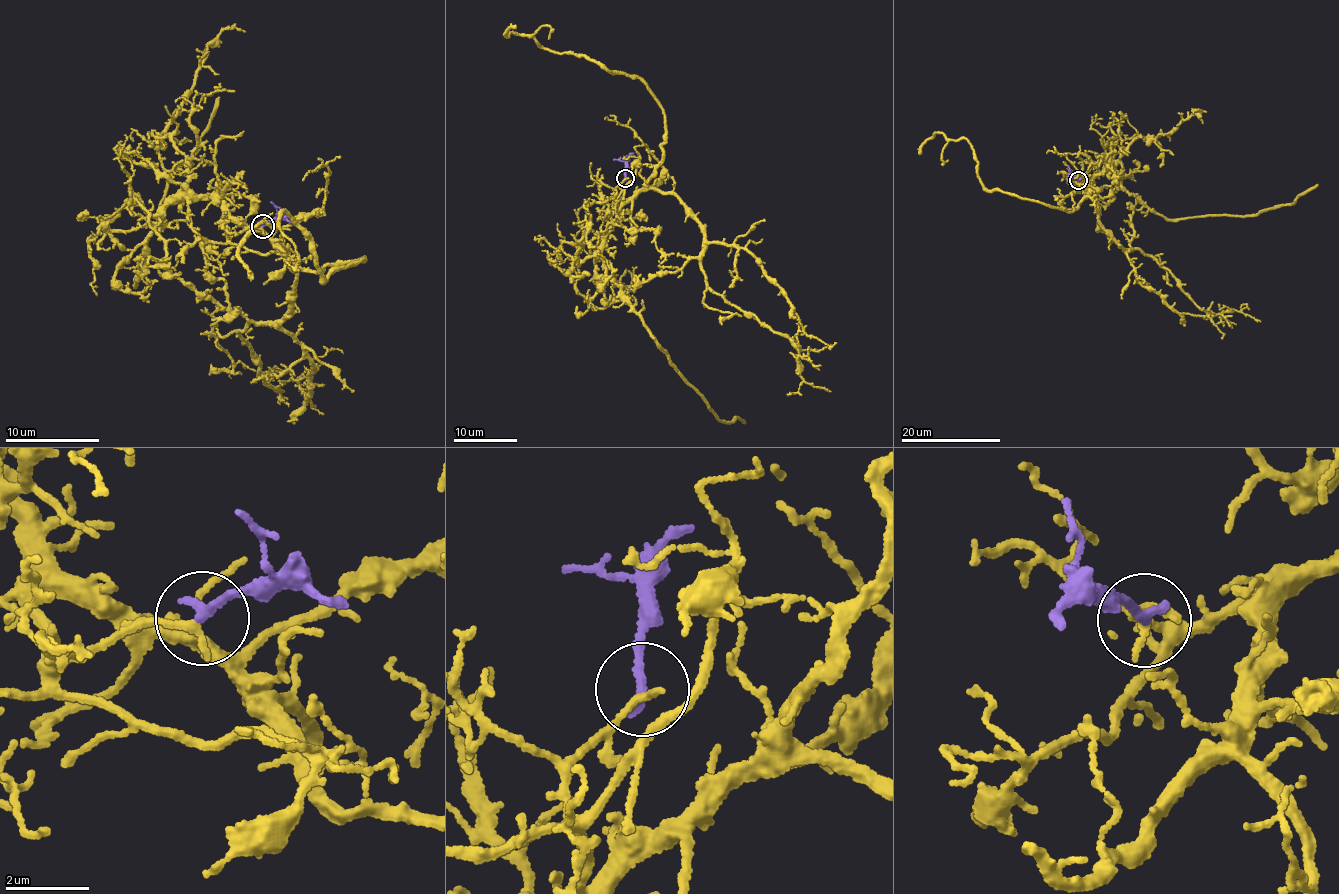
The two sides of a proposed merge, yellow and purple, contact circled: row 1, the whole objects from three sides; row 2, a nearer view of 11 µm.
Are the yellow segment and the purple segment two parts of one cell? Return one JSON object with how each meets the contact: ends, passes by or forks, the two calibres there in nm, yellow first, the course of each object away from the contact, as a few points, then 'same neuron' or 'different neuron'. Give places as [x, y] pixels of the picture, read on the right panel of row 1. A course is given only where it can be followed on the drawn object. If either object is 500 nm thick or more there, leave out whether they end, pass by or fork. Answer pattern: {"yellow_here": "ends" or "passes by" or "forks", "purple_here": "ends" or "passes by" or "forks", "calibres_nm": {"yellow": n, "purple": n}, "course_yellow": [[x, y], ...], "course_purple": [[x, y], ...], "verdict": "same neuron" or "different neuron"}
{"yellow_here": "ends", "purple_here": "ends", "calibres_nm": {"yellow": 200, "purple": 280}, "course_yellow": [[1078, 180], [1103, 172], [1113, 162], [1123, 188], [1151, 209], [1172, 219], [1257, 215], [1292, 204], [1318, 185]], "course_purple": [[1078, 180], [1071, 176], [1069, 165]], "verdict": "same neuron"}

